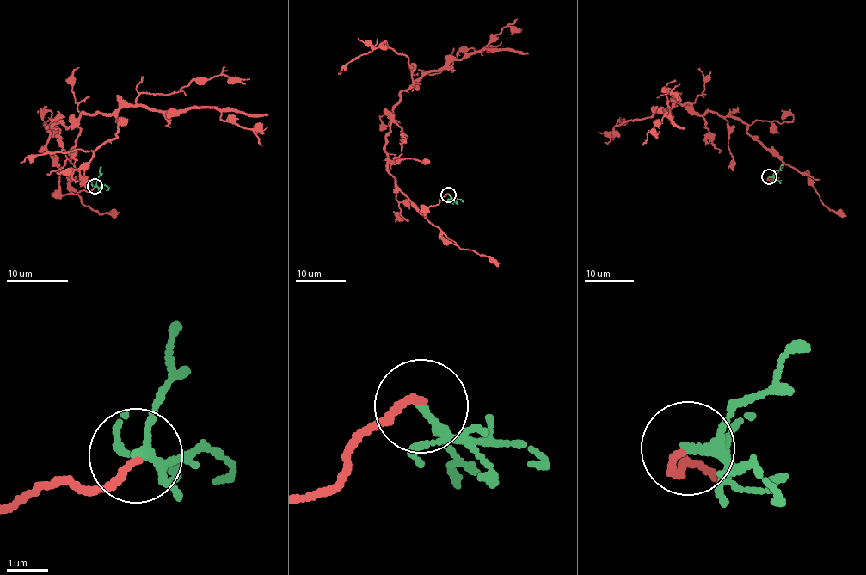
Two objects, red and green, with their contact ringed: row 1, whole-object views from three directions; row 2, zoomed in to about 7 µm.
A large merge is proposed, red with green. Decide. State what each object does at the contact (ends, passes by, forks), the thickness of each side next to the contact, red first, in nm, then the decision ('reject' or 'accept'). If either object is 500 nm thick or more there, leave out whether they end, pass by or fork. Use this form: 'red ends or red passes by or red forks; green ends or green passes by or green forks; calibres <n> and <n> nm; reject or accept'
red ends; green forks; calibres 160 and 130 nm; accept

